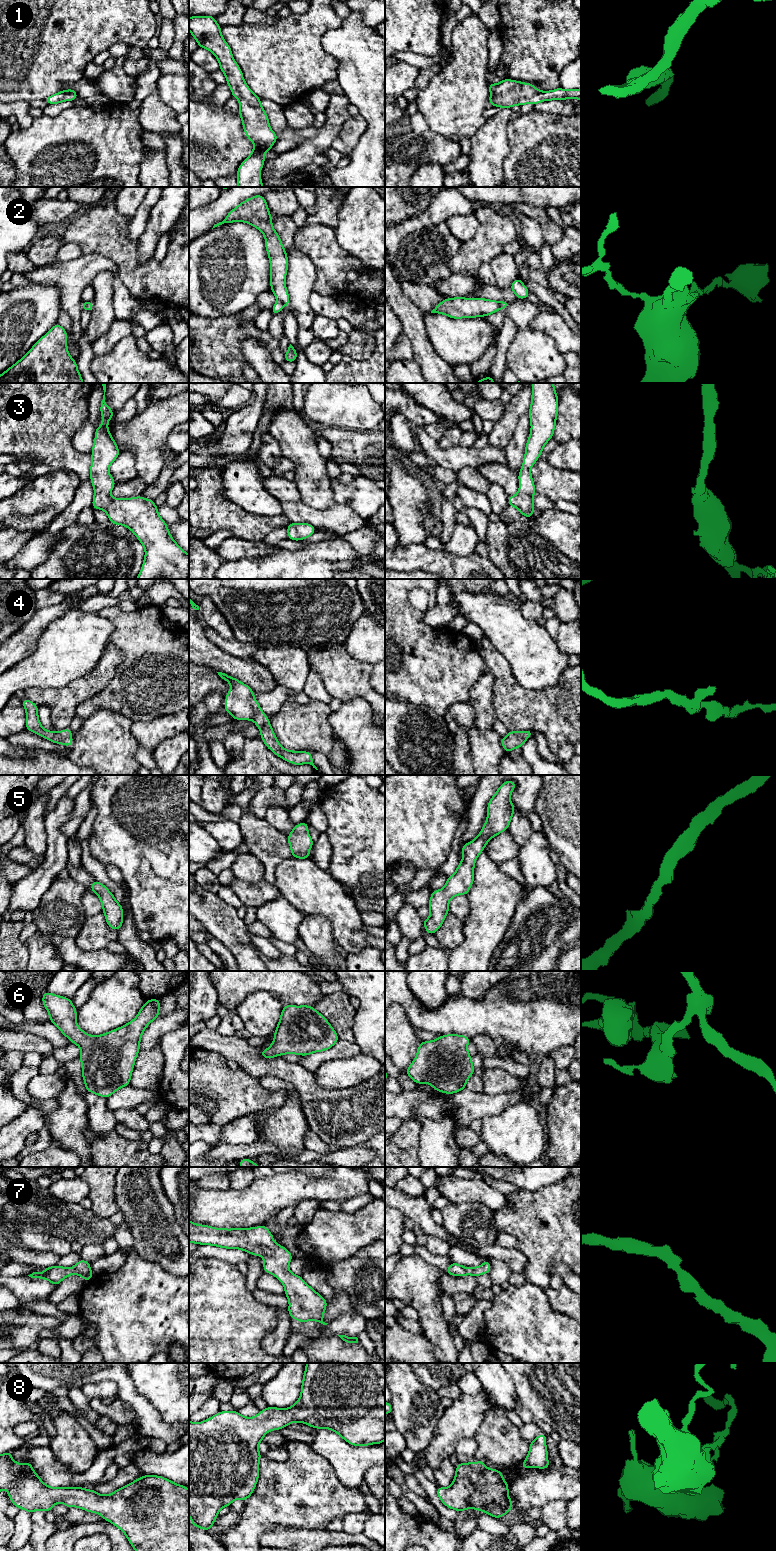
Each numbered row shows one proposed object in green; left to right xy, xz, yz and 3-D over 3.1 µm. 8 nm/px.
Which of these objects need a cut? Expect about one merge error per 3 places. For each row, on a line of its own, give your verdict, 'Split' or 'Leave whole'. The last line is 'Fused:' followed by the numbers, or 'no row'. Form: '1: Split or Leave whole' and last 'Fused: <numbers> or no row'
1: Leave whole
2: Split
3: Leave whole
4: Leave whole
5: Leave whole
6: Leave whole
7: Leave whole
8: Leave whole
Fused: 2

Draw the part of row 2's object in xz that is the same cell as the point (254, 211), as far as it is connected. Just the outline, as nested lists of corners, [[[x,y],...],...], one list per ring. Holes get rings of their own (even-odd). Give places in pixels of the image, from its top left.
[[[255,195],[232,209],[226,218],[213,226],[224,223],[245,222],[256,227],[265,236],[265,247],[269,256],[271,291],[284,306],[289,305],[290,297],[286,289],[285,277],[288,270],[288,257],[278,233],[272,225],[272,217],[263,195]],[[212,228],[212,229],[213,229]]]

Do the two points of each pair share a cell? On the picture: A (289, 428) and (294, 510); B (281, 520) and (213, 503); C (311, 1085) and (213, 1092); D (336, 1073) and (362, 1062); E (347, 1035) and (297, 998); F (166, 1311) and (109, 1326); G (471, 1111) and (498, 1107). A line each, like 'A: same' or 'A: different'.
A: different
B: same
C: different
D: same
E: different
F: same
G: same

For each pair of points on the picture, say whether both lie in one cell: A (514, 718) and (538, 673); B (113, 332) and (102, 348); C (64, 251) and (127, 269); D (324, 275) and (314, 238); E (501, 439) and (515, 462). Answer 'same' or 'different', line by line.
A: different
B: same
C: different
D: same
E: different

